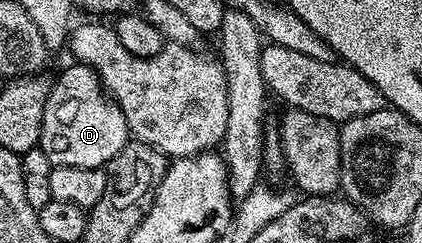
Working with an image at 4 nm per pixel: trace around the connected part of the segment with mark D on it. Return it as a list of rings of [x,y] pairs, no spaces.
[[[70,63],[70,66],[68,66],[58,78],[56,76],[53,78],[50,87],[50,94],[48,95],[48,103],[44,103],[44,123],[42,124],[42,130],[40,131],[40,148],[44,151],[44,155],[48,155],[51,165],[59,165],[60,167],[92,167],[93,169],[101,169],[109,165],[113,157],[125,147],[129,140],[131,140],[130,128],[126,126],[126,120],[120,111],[120,107],[114,101],[113,97],[103,89],[101,79],[96,76],[89,65],[85,63]]]

